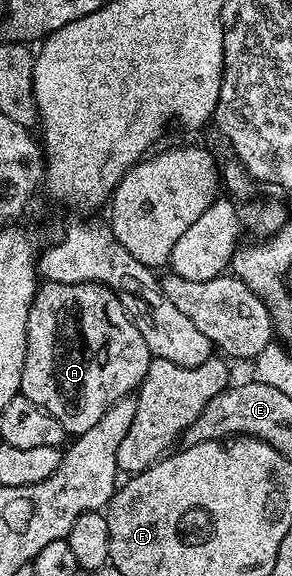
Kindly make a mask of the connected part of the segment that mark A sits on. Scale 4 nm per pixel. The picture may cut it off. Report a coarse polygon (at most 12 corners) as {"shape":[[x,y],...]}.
{"shape":[[47,281],[19,391],[64,434],[152,360],[113,290]]}

